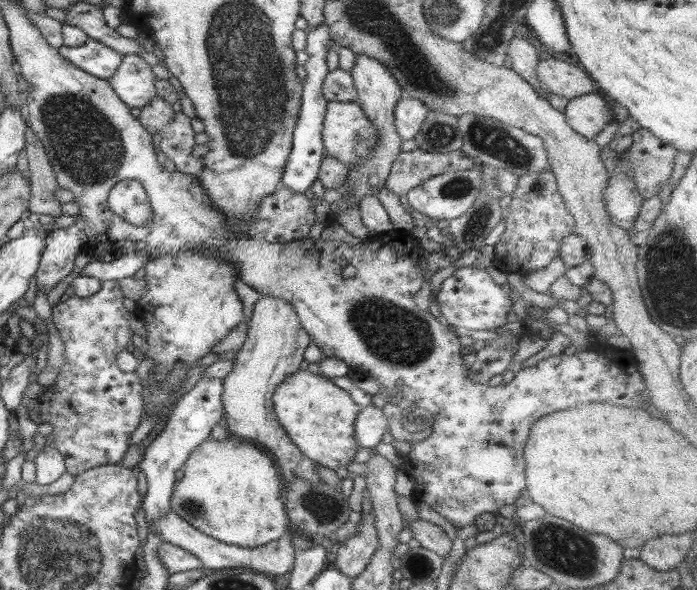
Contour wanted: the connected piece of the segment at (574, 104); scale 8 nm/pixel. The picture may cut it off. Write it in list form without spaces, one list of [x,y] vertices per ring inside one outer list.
[[[600,91],[570,99],[564,111],[566,122],[583,138],[595,141],[612,118],[609,103]]]

